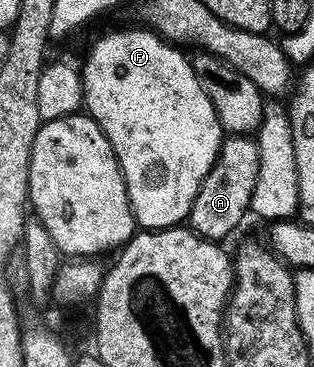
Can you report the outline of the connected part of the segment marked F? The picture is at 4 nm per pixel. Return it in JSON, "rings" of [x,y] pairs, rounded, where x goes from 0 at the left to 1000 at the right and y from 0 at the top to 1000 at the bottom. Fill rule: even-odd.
{"rings":[[[468,76],[446,82],[357,82],[331,93],[280,136],[280,161],[261,177],[261,210],[268,215],[268,283],[264,297],[280,319],[299,324],[325,349],[338,381],[369,417],[369,433],[382,450],[382,466],[395,482],[395,499],[408,515],[408,542],[420,559],[420,586],[433,594],[436,619],[465,627],[529,627],[538,616],[570,616],[596,597],[605,567],[618,556],[618,534],[631,534],[631,512],[643,490],[669,469],[669,458],[701,422],[707,357],[701,330],[682,305],[682,283],[669,283],[669,262],[643,251],[643,229],[631,229],[631,207],[618,207],[602,150],[583,134],[564,131],[541,114],[522,112],[510,95]]]}

